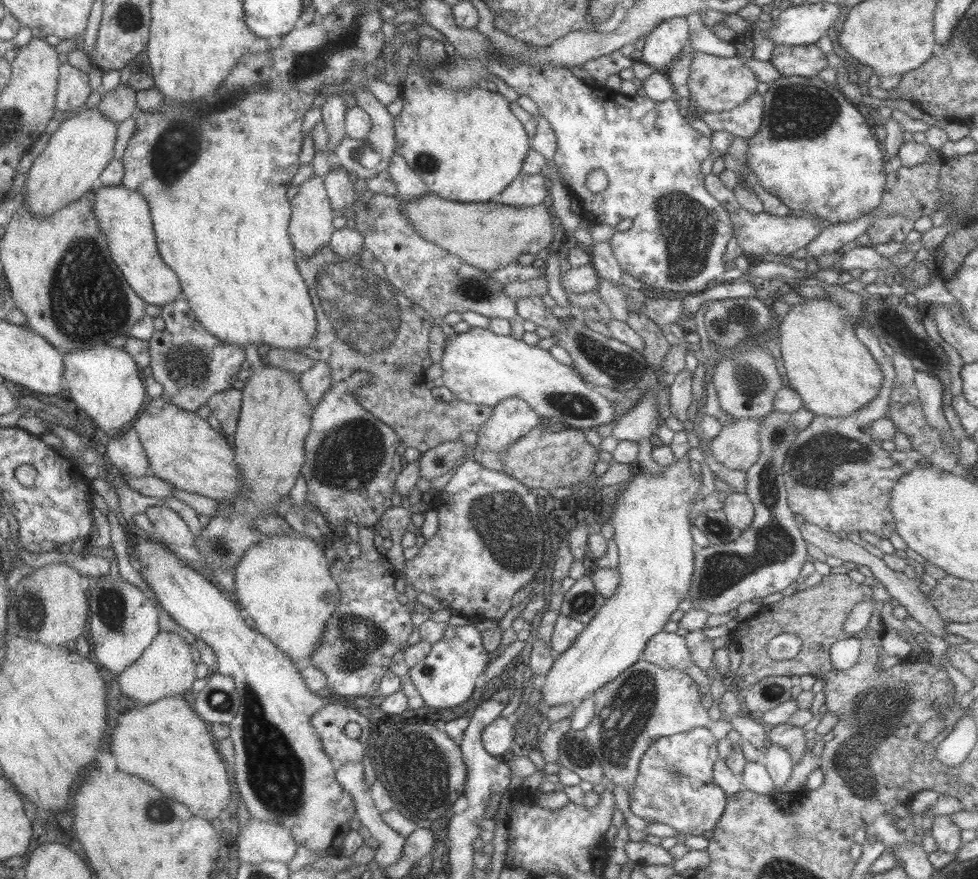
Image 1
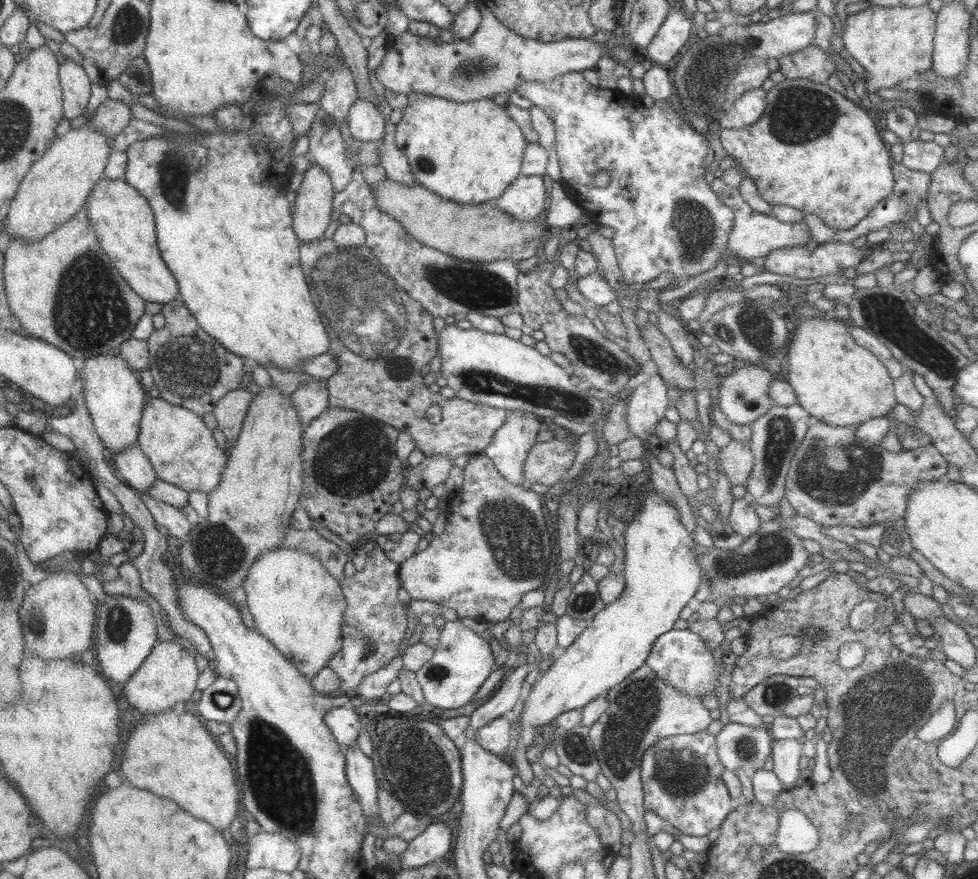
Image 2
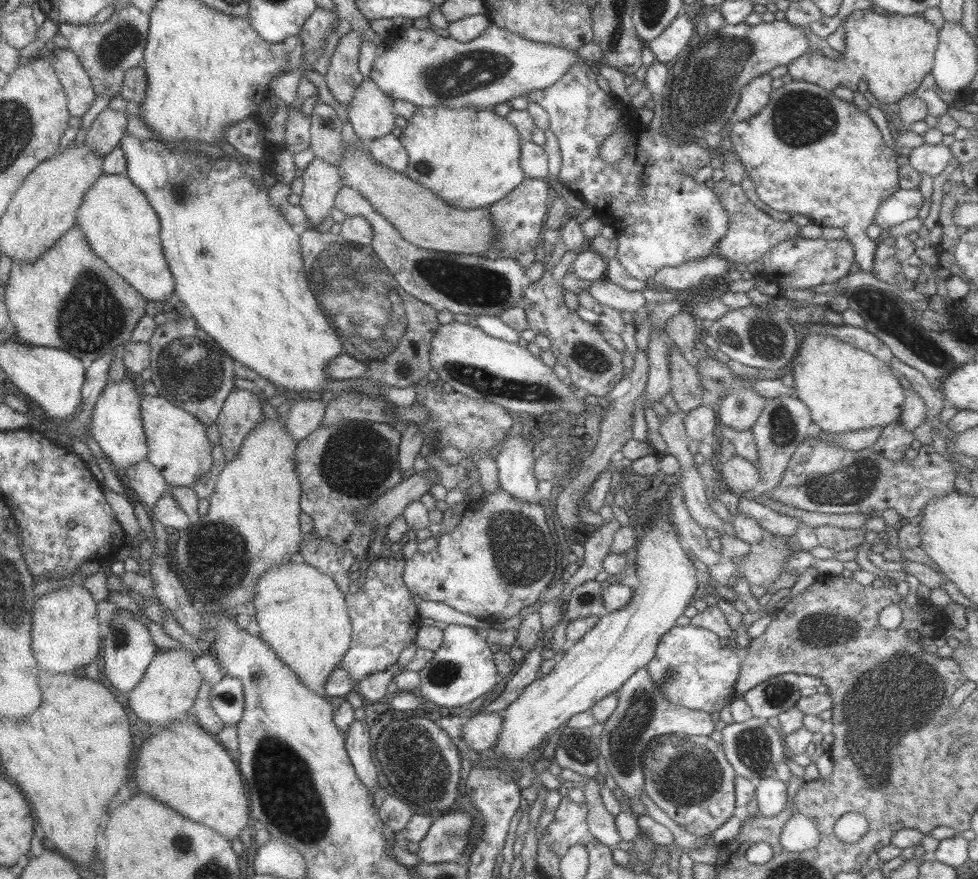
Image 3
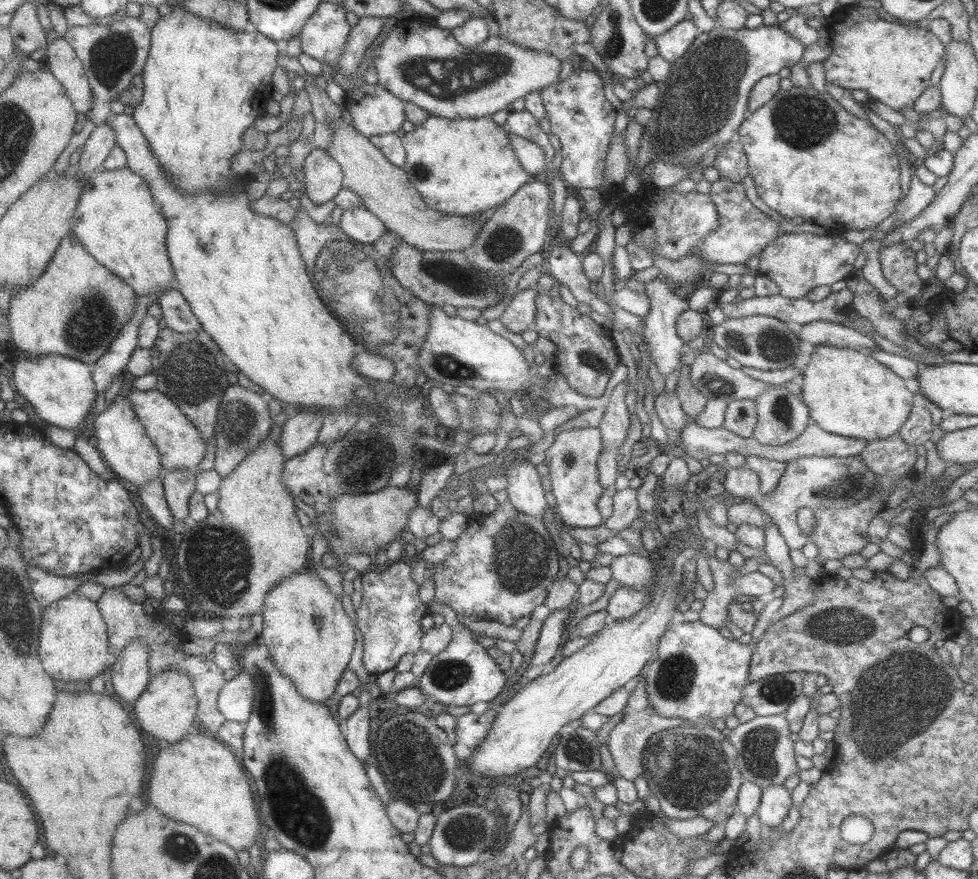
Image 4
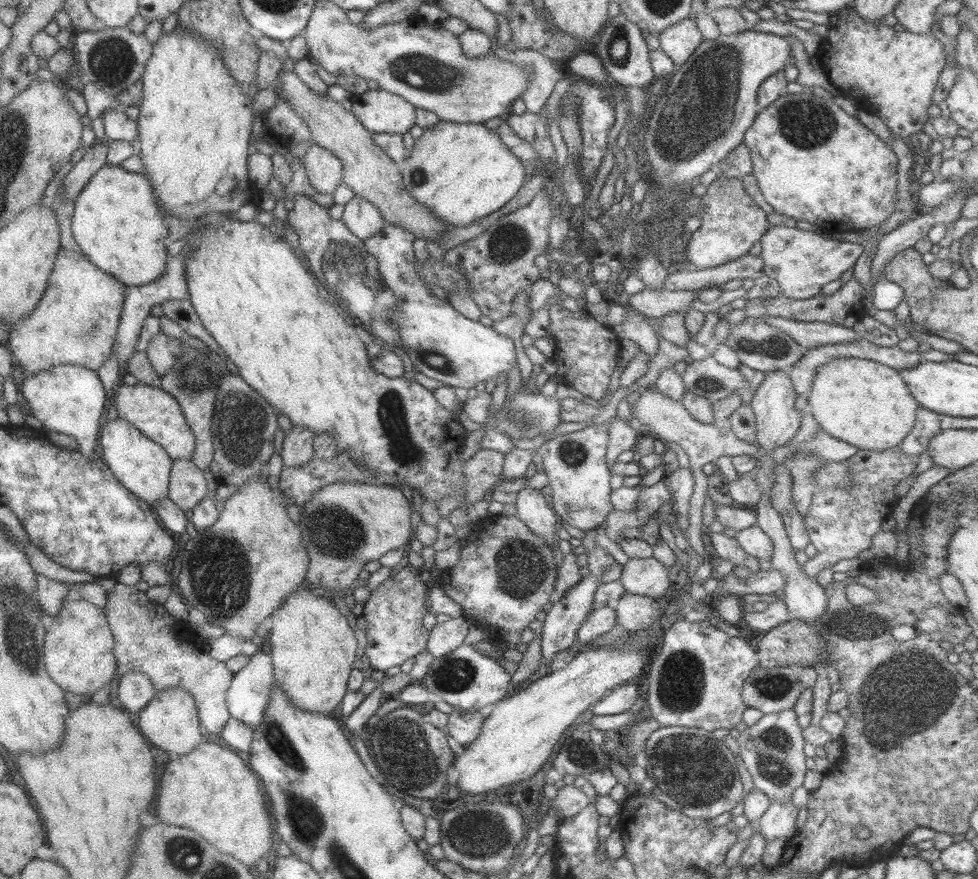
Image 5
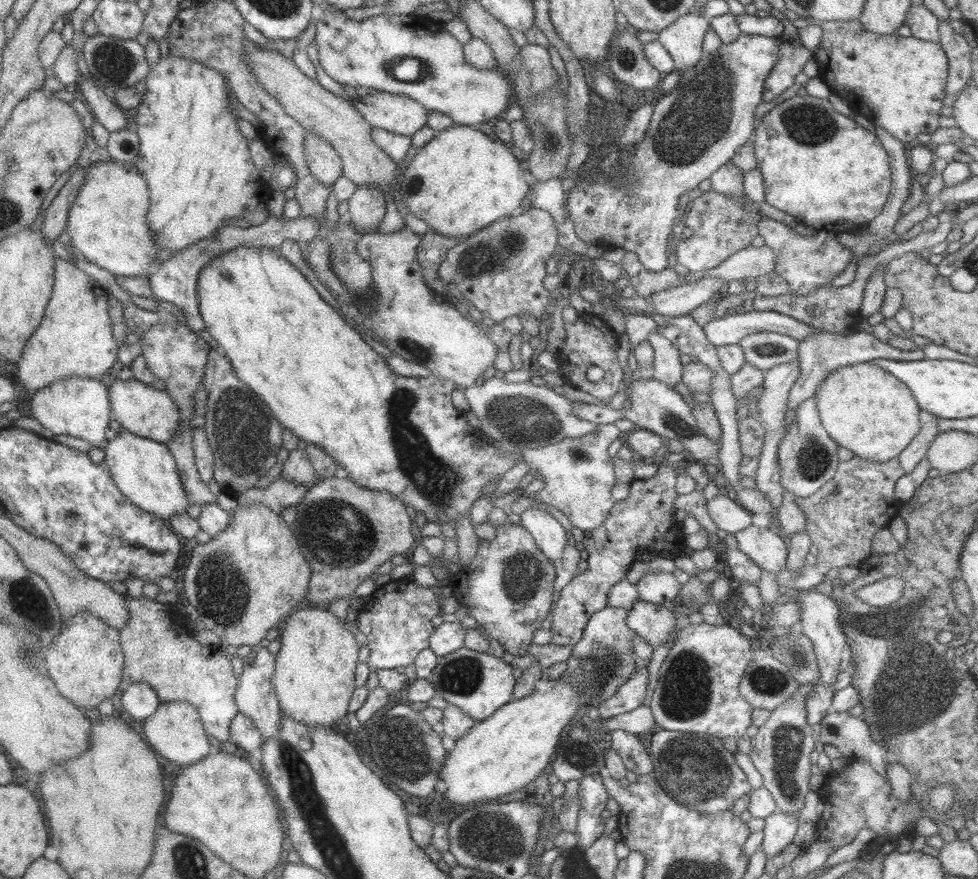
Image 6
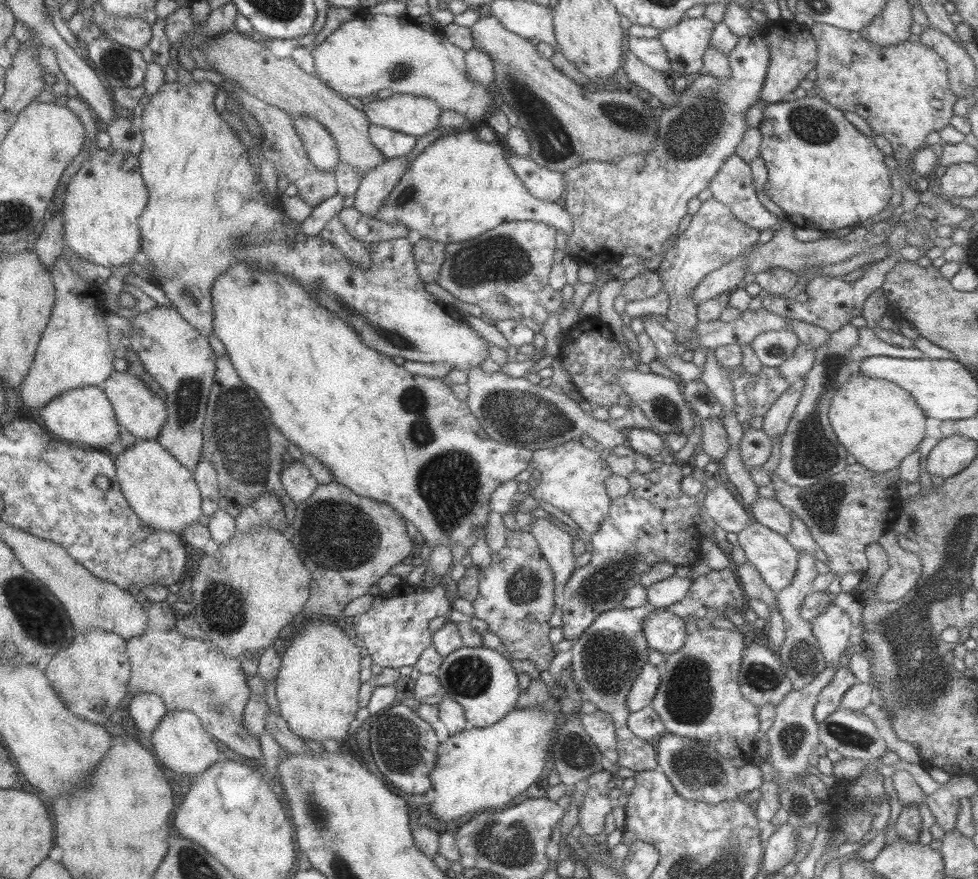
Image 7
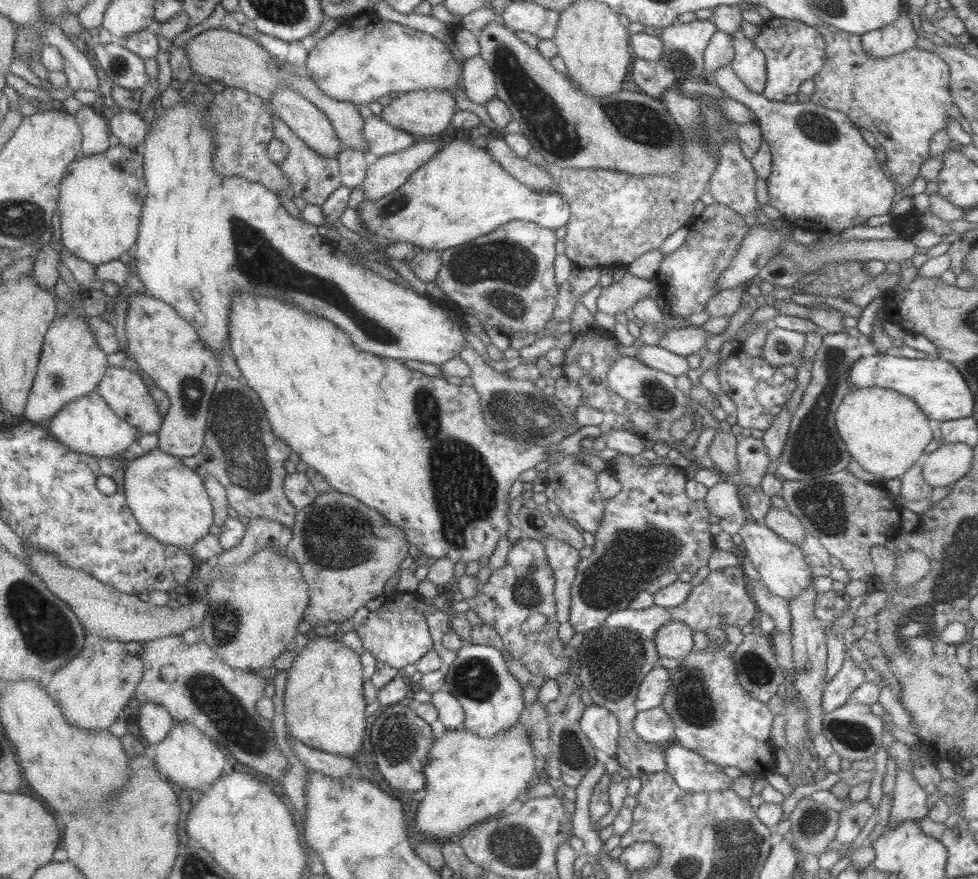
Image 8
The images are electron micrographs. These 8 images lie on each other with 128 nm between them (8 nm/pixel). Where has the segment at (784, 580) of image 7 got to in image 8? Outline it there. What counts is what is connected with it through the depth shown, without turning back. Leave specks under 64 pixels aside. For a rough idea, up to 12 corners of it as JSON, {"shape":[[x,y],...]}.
{"shape":[[766,525],[740,530],[762,585],[784,600],[813,585],[804,553]]}

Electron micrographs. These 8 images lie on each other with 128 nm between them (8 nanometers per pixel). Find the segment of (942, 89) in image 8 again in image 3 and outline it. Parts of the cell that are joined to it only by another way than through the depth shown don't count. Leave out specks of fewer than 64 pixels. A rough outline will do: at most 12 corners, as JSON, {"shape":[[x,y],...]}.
{"shape":[[856,10],[844,52],[808,51],[795,81],[829,91],[860,80],[900,103],[930,73],[938,32],[924,16]]}

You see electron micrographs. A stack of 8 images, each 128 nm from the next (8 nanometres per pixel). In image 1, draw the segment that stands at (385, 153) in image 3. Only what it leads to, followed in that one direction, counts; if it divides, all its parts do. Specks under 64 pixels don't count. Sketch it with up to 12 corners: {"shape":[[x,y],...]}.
{"shape":[[396,152],[386,173],[402,201],[428,193],[426,183]]}

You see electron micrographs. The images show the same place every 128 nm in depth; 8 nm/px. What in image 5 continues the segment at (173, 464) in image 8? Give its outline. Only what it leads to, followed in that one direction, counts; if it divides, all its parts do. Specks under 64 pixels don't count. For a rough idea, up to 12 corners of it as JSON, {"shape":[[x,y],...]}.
{"shape":[[119,417],[103,422],[100,460],[134,497],[168,498],[173,461]]}

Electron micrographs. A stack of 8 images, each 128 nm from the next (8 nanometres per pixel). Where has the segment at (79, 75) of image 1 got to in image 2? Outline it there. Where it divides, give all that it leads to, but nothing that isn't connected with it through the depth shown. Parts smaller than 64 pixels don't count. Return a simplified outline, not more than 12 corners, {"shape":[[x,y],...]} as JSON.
{"shape":[[80,63],[59,64],[63,116],[84,114],[91,80]]}

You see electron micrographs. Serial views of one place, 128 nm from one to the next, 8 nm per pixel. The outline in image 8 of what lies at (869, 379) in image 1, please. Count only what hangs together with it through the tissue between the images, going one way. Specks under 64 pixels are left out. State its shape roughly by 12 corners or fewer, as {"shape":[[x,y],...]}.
{"shape":[[850,389],[835,412],[846,452],[879,484],[933,440],[911,398]]}

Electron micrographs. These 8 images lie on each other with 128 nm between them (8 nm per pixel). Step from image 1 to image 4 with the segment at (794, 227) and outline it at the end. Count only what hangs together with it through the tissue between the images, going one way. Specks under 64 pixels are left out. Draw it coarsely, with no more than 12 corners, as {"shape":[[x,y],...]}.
{"shape":[[741,182],[709,197],[718,226],[695,249],[708,266],[745,264],[782,232]]}

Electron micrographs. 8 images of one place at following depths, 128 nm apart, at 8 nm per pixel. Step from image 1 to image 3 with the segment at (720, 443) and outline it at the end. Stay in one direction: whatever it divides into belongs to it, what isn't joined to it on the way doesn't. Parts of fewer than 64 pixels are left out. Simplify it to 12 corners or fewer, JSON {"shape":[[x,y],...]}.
{"shape":[[738,456],[724,460],[720,473],[730,492],[752,491],[757,467]]}

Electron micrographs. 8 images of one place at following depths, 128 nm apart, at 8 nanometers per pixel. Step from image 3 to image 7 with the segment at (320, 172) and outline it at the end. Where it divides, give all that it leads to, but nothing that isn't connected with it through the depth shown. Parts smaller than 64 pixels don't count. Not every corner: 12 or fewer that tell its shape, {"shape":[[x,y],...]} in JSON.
{"shape":[[293,115],[308,158],[321,171],[339,160],[335,138],[316,119]]}

